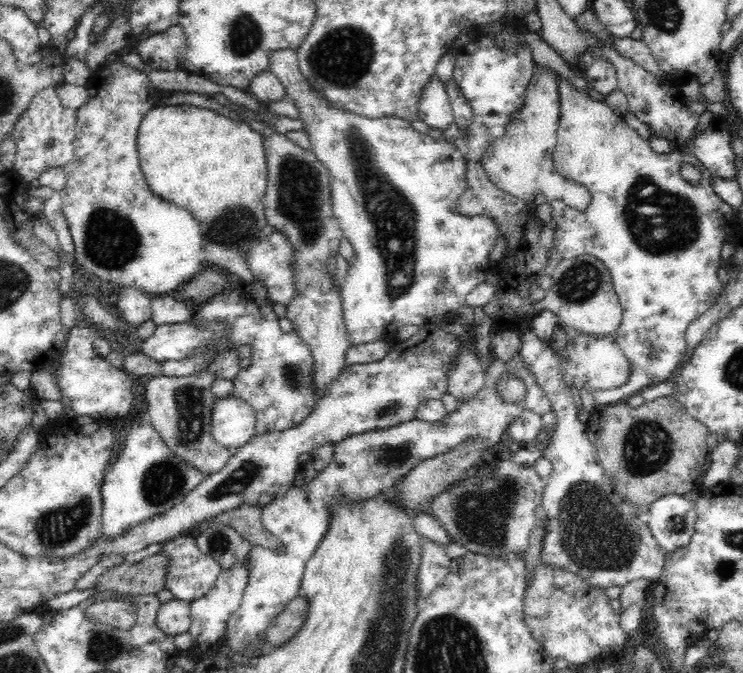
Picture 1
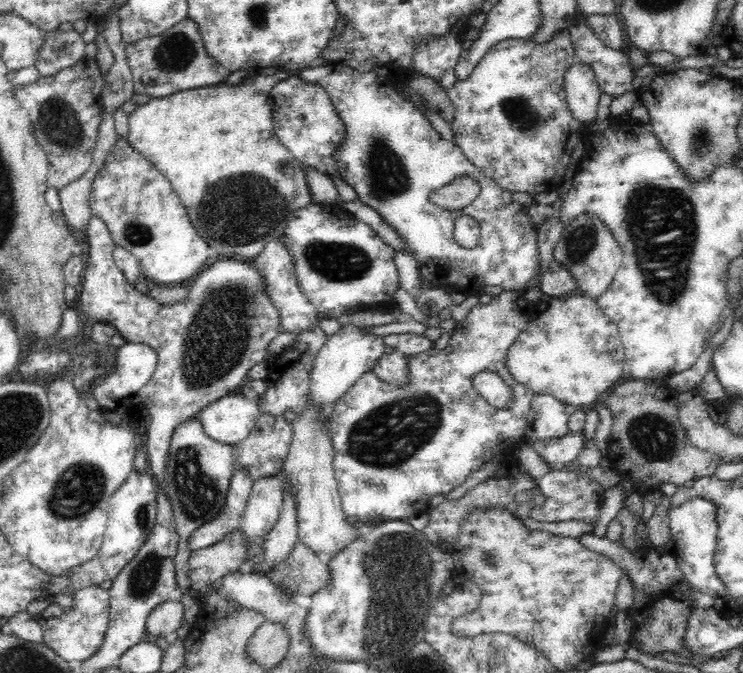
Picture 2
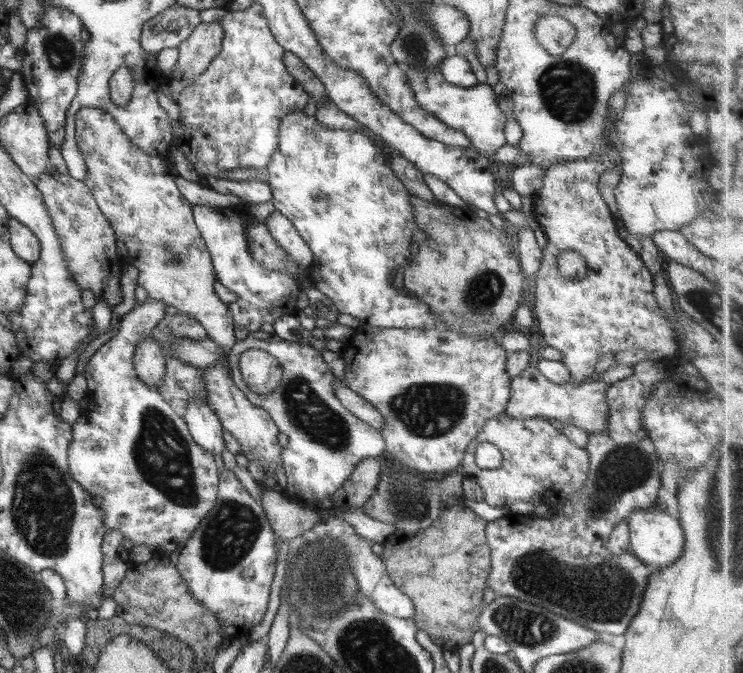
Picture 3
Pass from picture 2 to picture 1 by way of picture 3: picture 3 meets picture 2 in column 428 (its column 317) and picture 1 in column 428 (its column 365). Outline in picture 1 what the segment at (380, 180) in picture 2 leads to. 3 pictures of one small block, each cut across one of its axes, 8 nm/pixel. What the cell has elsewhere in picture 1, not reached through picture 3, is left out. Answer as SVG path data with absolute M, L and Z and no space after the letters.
M278 50L270 54L270 69L282 82L287 91L287 97L294 101L294 105L300 111L299 119L303 121L304 131L308 134L312 149L316 158L328 169L332 196L332 209L334 217L338 219L343 236L352 244L356 261L346 274L346 282L341 286L341 303L343 304L343 317L345 328L347 328L347 339L351 346L366 344L375 341L393 342L398 328L406 324L418 326L434 322L435 318L448 320L454 316L457 310L465 306L465 298L480 284L485 282L486 274L495 269L498 263L490 260L490 250L494 248L498 238L498 223L488 216L461 216L451 212L451 207L457 198L466 190L466 166L468 159L452 142L445 140L433 140L427 134L419 134L414 130L412 121L395 118L394 115L382 118L370 118L362 114L354 114L348 110L335 108L318 90L312 89L307 79L302 75L297 62L297 54L294 50Z

